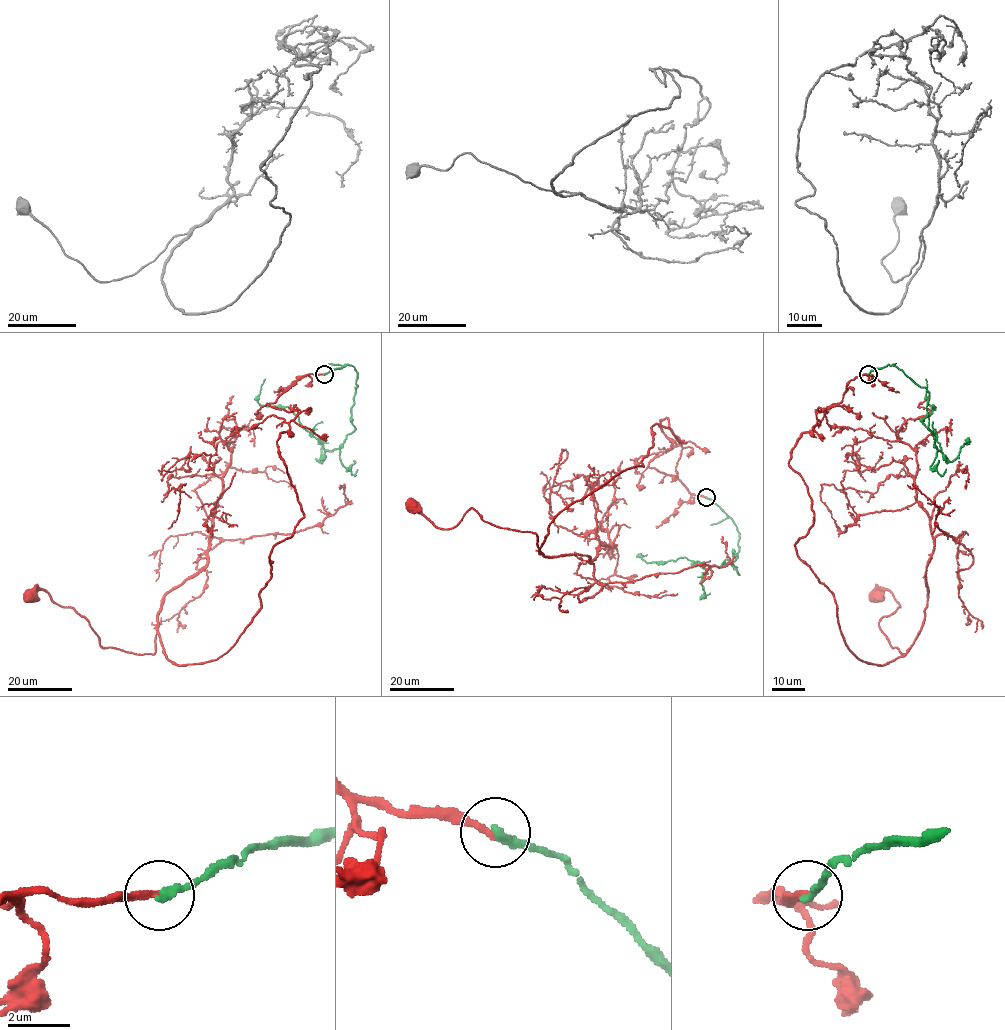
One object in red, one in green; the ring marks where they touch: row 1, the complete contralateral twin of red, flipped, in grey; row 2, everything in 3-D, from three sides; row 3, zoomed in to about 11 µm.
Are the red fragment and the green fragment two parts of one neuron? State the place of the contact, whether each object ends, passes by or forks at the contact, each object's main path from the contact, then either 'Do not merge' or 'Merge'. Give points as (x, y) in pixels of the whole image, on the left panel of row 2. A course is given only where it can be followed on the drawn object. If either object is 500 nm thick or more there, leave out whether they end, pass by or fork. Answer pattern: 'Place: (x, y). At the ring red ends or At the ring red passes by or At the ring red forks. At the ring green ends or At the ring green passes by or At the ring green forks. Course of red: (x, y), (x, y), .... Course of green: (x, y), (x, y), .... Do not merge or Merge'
Place: (324, 374). At the ring red ends. At the ring green ends. Course of red: (324, 374), (266, 403), (298, 413), (277, 440), (303, 517), (224, 654), (103, 647), (31, 594). Course of green: (324, 374), (346, 365), (357, 373), (355, 427), (338, 448), (328, 451), (287, 407), (258, 403), (265, 379). Merge

